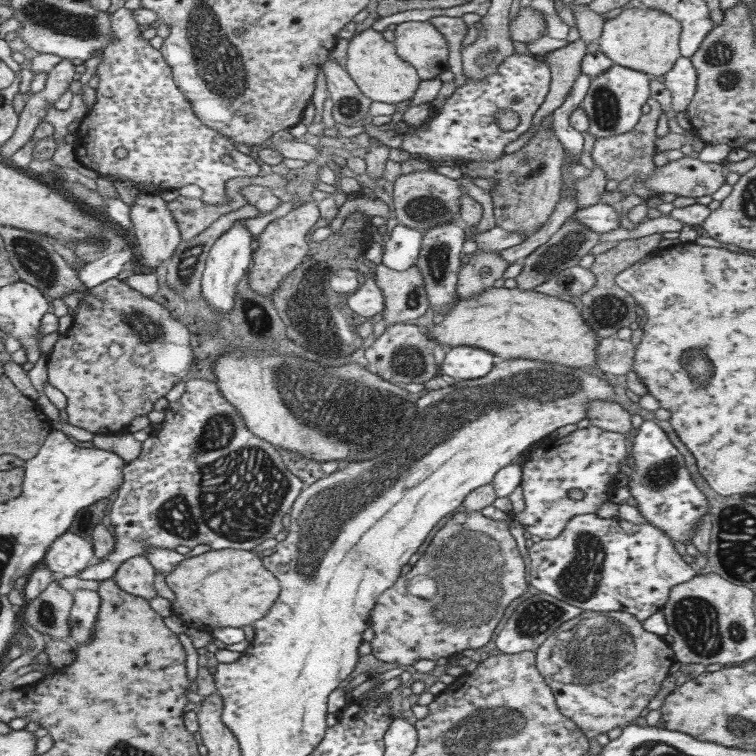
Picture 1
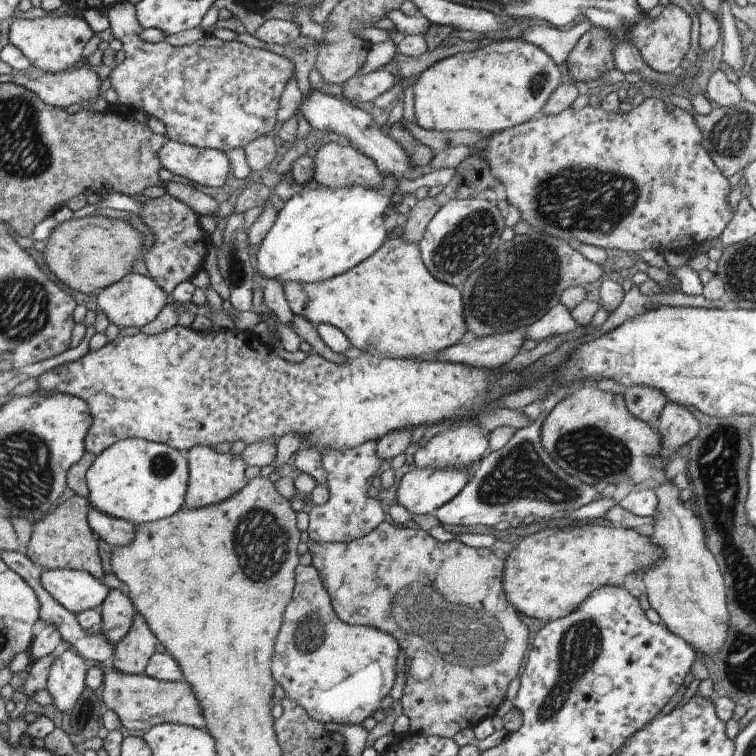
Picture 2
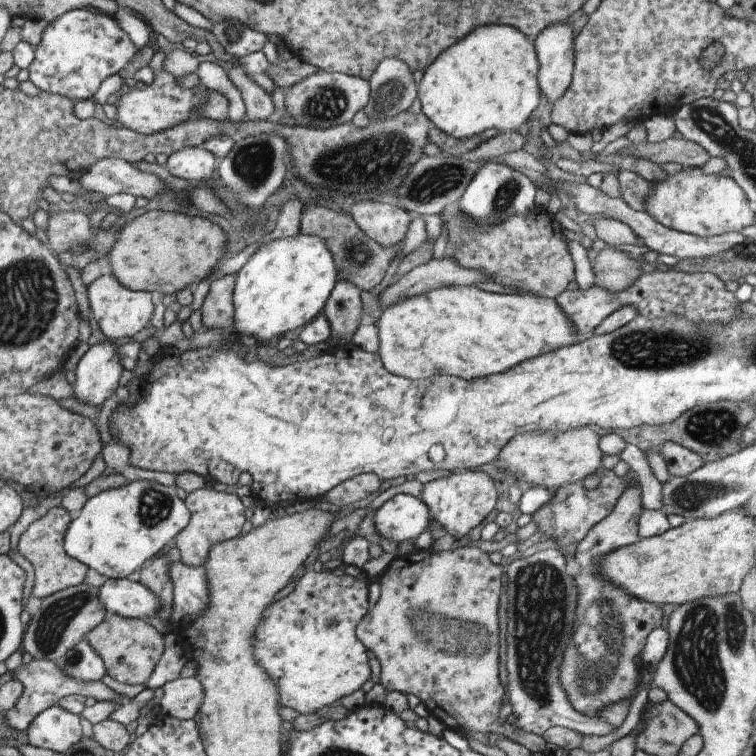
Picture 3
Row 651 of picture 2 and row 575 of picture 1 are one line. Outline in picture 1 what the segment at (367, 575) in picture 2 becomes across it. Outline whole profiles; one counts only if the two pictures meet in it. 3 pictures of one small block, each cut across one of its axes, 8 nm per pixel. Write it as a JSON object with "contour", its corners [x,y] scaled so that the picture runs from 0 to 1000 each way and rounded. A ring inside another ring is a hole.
{"contour":[[[615,676],[611,679],[603,679],[589,690],[589,694],[574,704],[574,712],[569,714],[569,720],[563,720],[563,730],[556,735],[556,739],[544,751],[544,754],[537,759],[537,762],[529,762],[525,770],[516,778],[511,779],[501,790],[495,800],[495,806],[489,808],[488,825],[495,833],[495,844],[491,847],[489,852],[492,856],[491,864],[500,870],[500,873],[507,873],[508,876],[517,876],[532,881],[533,878],[545,880],[548,876],[558,872],[566,873],[579,873],[581,870],[591,870],[594,868],[604,866],[615,860],[631,857],[638,857],[640,853],[646,852],[651,839],[653,839],[653,831],[656,831],[659,823],[664,820],[664,813],[669,803],[688,791],[698,780],[698,770],[696,770],[696,746],[688,734],[688,728],[683,721],[683,714],[675,705],[676,690],[680,689],[677,680],[676,688],[661,687],[653,688],[640,683],[636,676]]]}

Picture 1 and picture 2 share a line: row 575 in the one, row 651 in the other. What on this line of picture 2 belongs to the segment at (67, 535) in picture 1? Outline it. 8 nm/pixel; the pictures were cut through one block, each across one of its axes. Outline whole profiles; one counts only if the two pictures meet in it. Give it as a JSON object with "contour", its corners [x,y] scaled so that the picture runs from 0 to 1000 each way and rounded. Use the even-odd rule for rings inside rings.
{"contour":[[[78,856],[62,898],[62,913],[71,933],[82,942],[94,943],[114,910],[112,898],[119,884],[98,856]]]}

